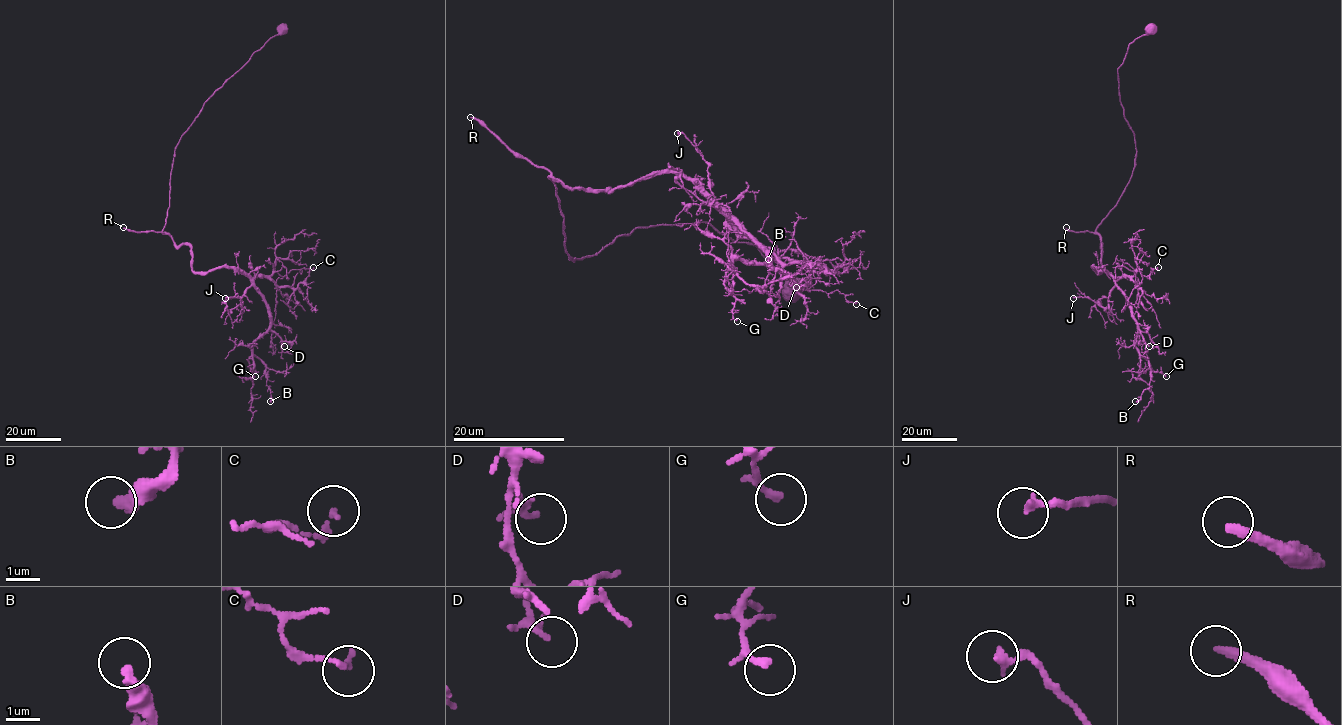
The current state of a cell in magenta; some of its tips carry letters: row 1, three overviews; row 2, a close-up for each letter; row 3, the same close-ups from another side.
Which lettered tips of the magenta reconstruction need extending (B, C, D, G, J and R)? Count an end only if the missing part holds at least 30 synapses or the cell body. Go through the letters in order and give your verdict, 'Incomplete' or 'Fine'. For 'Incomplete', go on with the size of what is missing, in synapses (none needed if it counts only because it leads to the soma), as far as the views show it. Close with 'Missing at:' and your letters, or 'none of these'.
B: Fine
C: Fine
D: Fine
G: Fine
J: Fine
R: Incomplete. Roughly 300 synapses
Missing at: R

